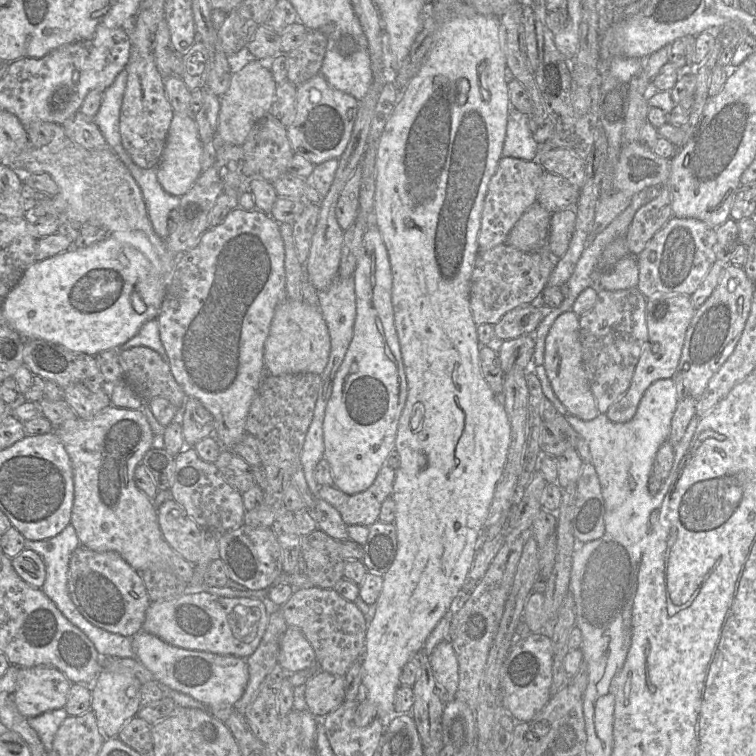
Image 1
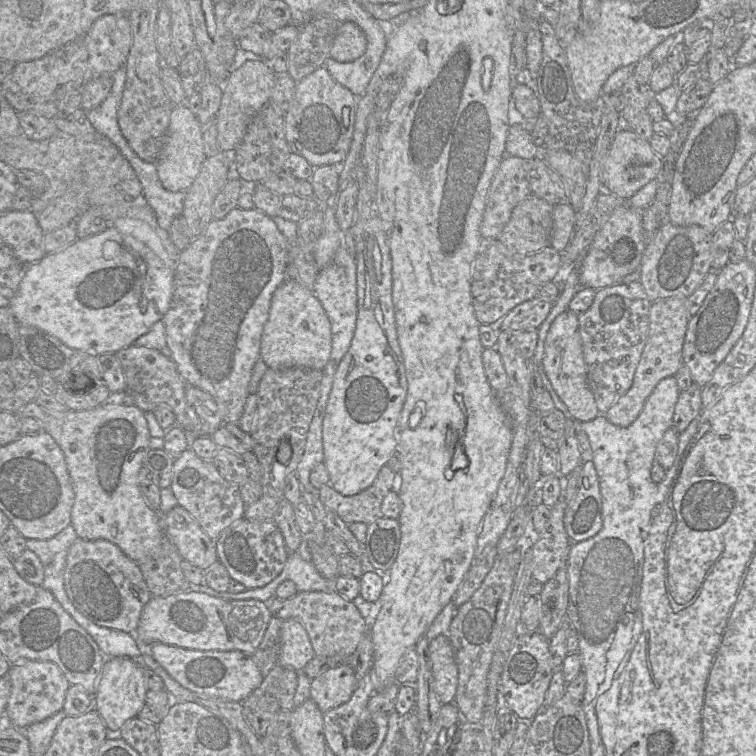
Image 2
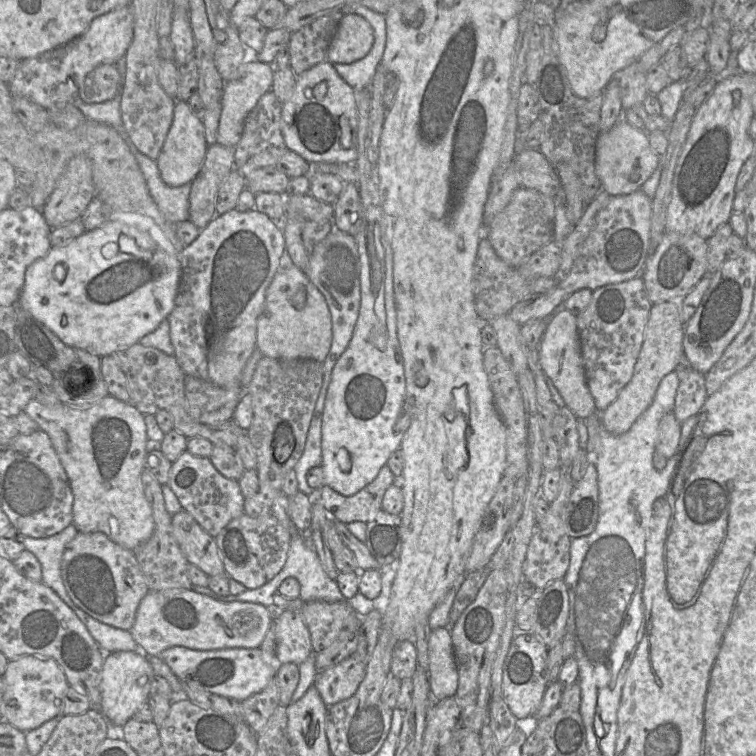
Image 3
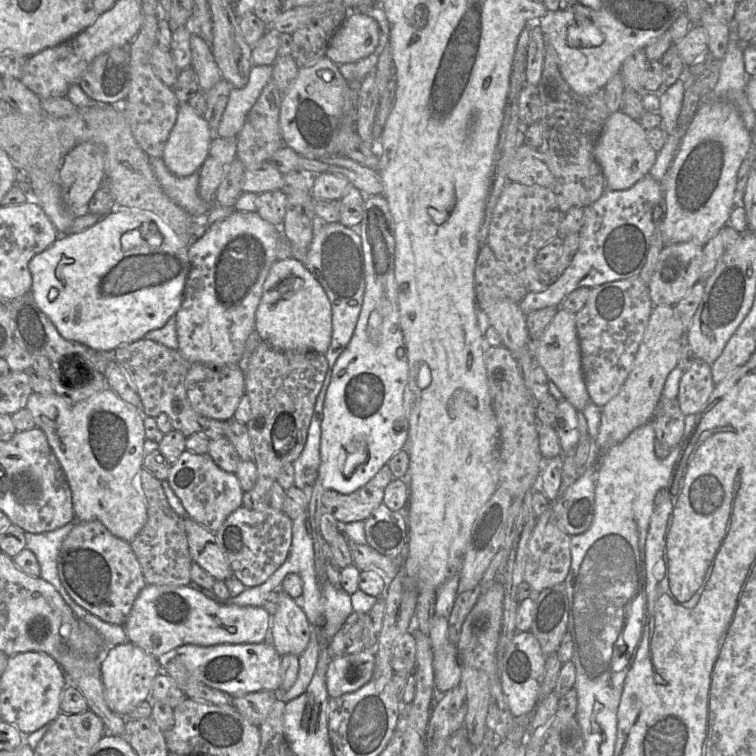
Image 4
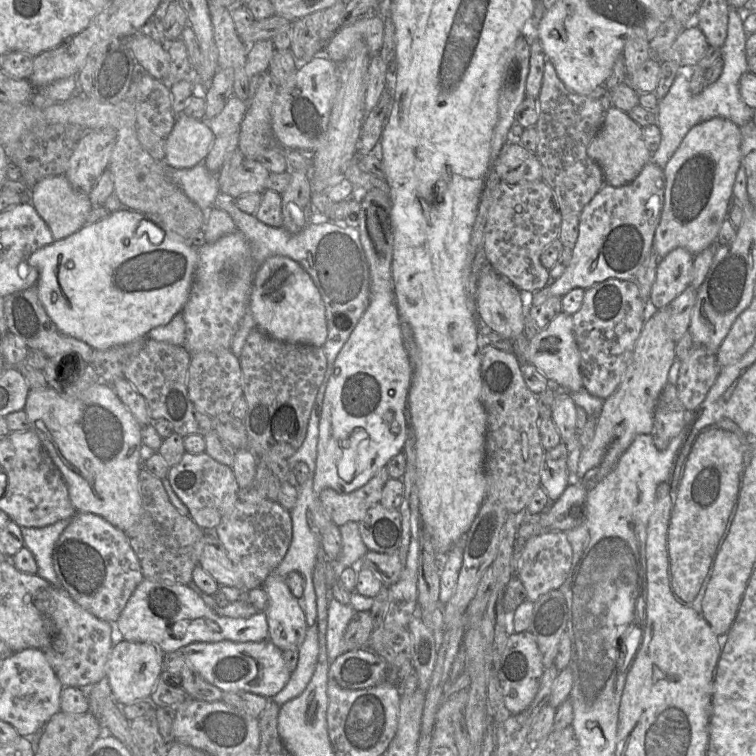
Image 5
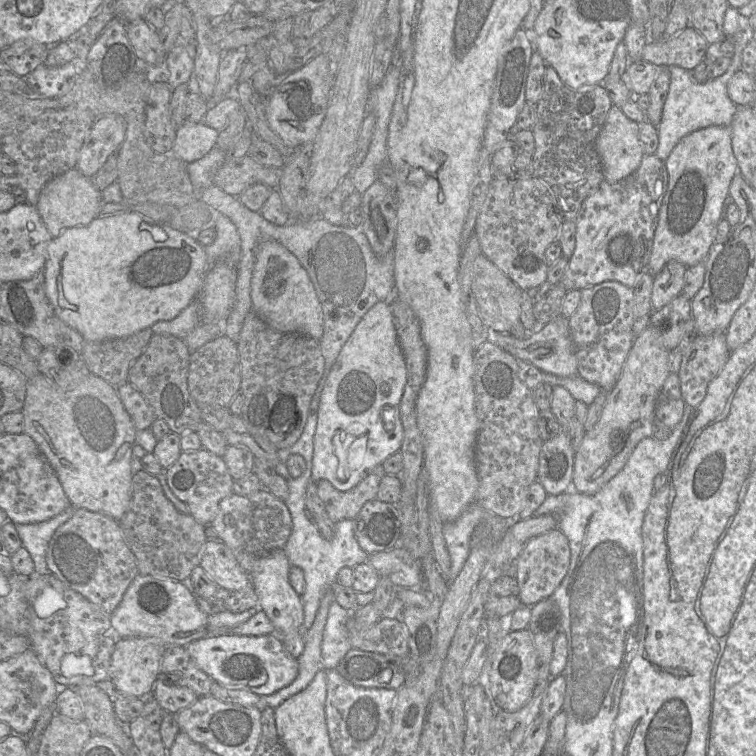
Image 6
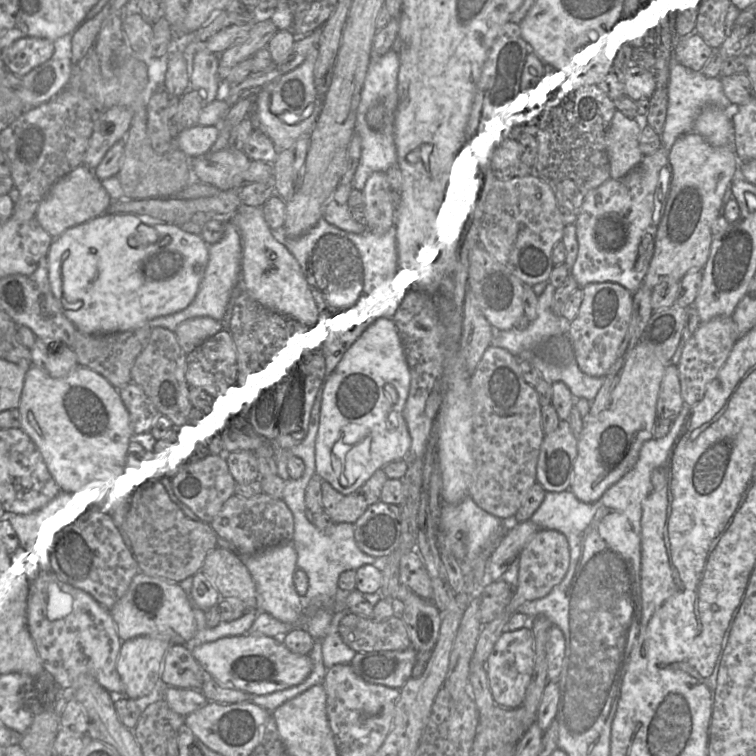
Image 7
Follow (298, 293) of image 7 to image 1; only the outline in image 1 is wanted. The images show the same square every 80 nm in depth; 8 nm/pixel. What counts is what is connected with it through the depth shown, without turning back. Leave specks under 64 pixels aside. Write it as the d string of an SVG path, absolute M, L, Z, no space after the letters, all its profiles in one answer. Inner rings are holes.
M286 298L276 308L264 344L264 364L268 374L314 373L320 375L328 362L330 336L319 306Z

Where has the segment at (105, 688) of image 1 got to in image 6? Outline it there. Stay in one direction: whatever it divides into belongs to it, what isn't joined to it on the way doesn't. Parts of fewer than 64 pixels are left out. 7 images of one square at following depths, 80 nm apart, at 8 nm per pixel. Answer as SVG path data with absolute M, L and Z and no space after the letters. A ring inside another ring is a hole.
M133 637L118 639L112 654L109 681L117 693L127 697L145 697L152 692L159 678L160 664L166 645L150 638Z

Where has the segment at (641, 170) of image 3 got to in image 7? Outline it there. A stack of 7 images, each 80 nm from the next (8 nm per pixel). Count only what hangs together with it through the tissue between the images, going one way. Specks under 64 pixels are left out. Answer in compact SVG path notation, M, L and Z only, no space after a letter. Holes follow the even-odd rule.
M615 108L605 132L605 147L610 163L610 177L624 176L643 157L639 148L640 113L629 117Z

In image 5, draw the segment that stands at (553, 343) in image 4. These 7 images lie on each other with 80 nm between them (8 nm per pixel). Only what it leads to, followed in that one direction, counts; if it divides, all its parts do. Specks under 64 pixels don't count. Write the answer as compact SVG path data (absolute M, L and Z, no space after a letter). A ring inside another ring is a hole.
M561 311L551 322L529 340L523 353L522 363L530 363L541 371L550 382L555 382L566 391L576 392L583 388L580 372L580 352L573 332L572 315Z

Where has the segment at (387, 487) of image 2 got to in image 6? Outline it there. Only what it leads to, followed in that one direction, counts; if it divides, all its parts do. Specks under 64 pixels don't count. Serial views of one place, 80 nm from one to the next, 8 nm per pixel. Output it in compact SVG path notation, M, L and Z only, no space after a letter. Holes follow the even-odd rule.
M378 465L357 486L345 492L337 490L328 480L319 480L318 495L325 504L329 518L334 523L354 520L368 501L377 499L379 486L385 475L383 466Z

